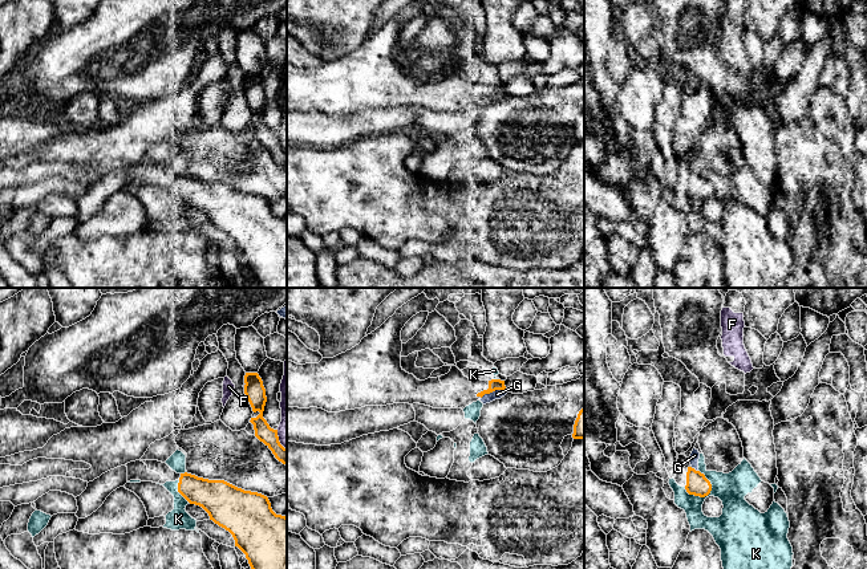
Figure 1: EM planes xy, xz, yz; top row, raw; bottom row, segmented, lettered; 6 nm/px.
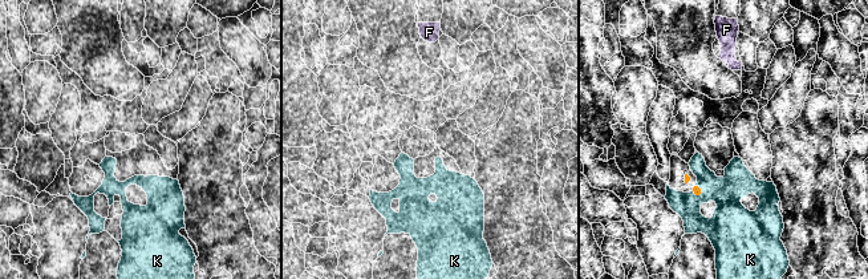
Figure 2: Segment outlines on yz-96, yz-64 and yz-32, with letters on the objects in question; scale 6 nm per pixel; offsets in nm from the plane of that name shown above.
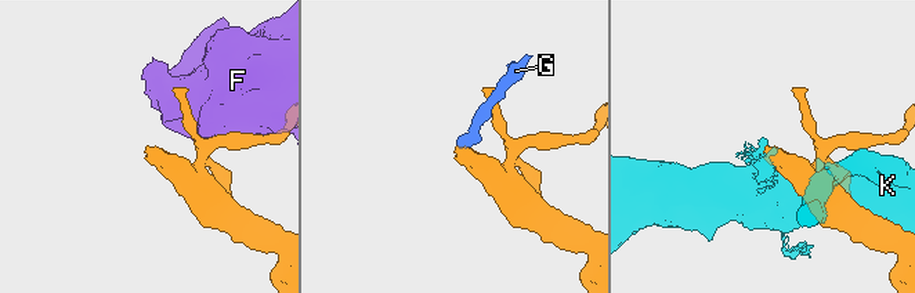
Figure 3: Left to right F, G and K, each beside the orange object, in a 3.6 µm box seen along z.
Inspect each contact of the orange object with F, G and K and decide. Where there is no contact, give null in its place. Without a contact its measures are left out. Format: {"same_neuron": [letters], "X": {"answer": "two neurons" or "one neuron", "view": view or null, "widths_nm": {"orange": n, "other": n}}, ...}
{"same_neuron": [], "F": {"answer": "two neurons", "view": "xy", "widths_nm": {"orange": 100, "other": 110}}, "G": {"answer": "two neurons", "view": "xz", "widths_nm": {"orange": 70, "other": 60}}, "K": {"answer": "two neurons", "view": "yz", "widths_nm": {"orange": 140, "other": 190}}}

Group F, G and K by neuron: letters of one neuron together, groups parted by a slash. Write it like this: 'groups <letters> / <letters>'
groups F / G / K

